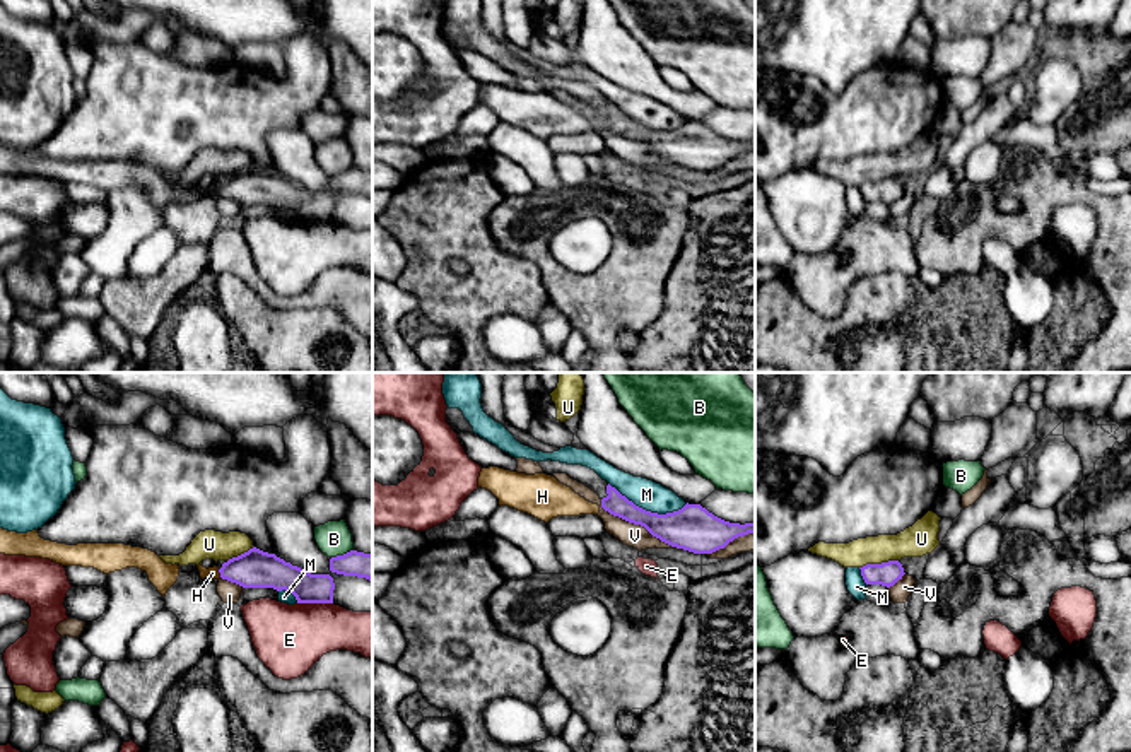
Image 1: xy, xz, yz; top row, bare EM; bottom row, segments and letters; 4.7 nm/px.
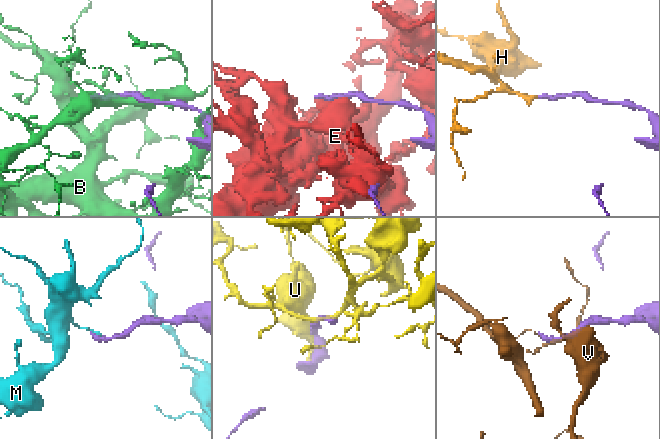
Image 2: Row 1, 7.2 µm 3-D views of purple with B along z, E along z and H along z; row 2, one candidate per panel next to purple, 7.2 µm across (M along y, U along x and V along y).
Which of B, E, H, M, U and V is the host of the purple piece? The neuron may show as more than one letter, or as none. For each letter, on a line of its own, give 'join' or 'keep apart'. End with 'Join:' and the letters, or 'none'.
B: keep apart
E: keep apart
H: join
M: keep apart
U: keep apart
V: keep apart
Join: H

